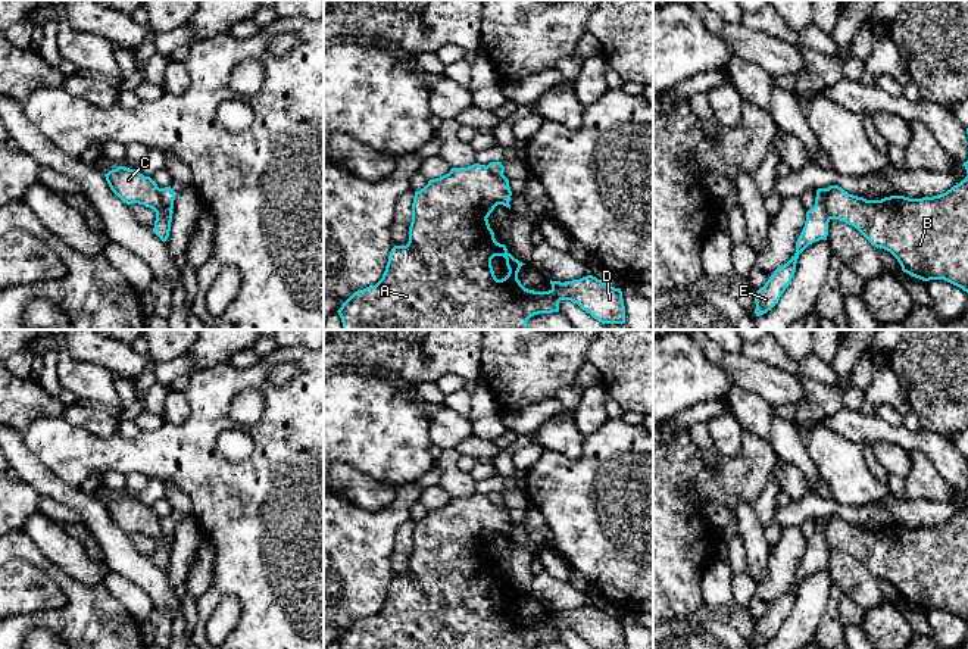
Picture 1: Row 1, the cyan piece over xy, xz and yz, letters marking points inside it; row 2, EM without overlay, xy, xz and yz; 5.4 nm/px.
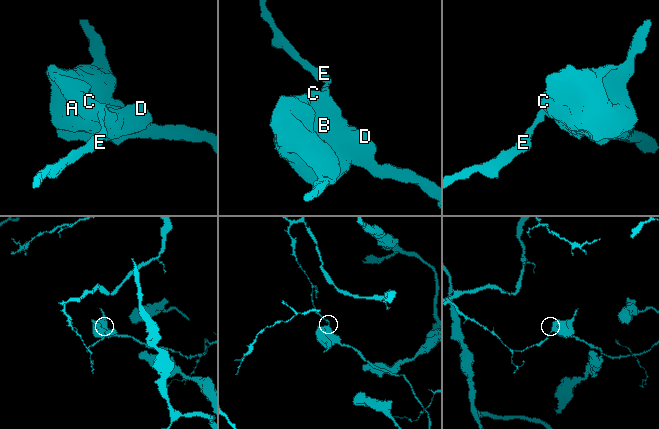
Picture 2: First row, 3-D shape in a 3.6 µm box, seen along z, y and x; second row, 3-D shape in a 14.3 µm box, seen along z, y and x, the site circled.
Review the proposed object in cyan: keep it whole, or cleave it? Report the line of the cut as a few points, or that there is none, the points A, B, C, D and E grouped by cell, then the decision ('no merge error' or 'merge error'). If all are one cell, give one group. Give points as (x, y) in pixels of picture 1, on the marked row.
yz (824, 189), (824, 209), (830, 218) | A B C D / E | merge error

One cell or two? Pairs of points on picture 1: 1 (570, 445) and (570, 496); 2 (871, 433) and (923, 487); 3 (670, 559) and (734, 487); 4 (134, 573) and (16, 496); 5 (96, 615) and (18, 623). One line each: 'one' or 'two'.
1: two
2: two
3: one
4: two
5: one

